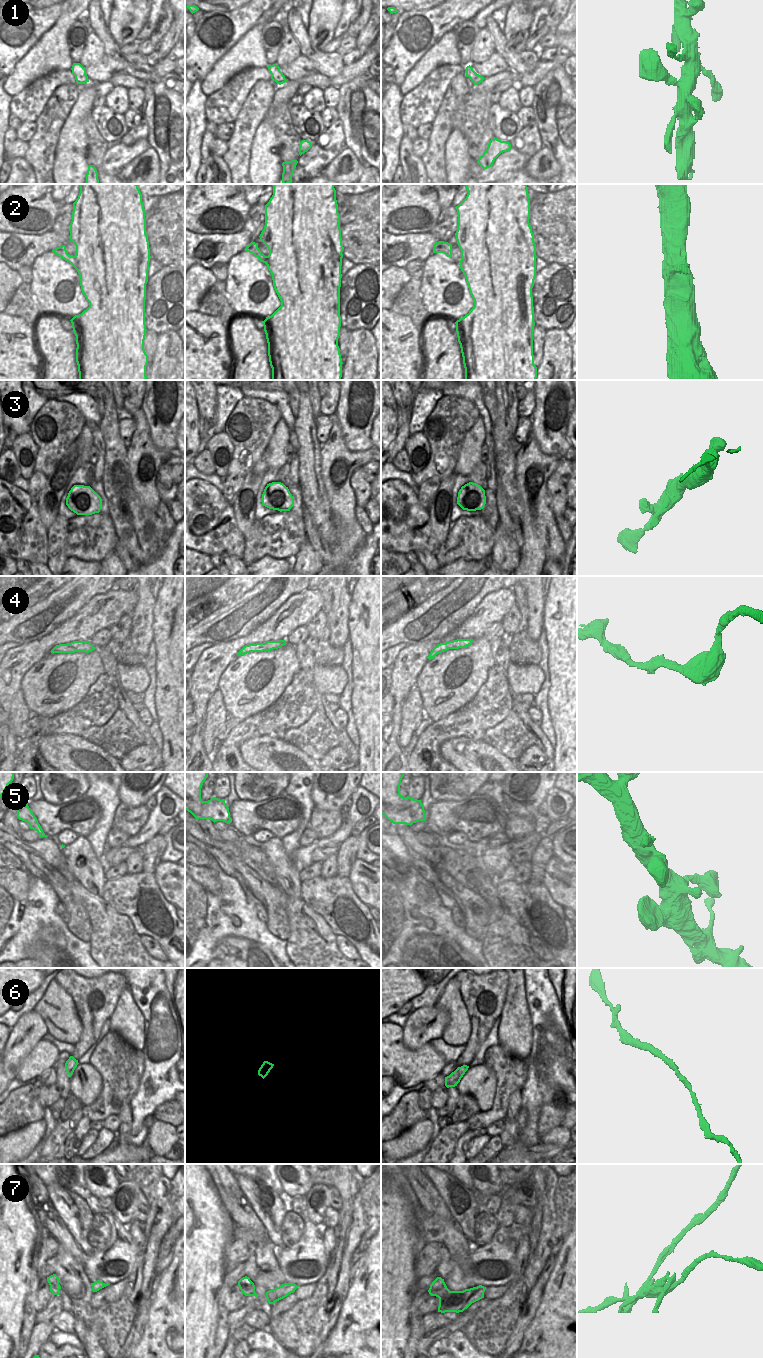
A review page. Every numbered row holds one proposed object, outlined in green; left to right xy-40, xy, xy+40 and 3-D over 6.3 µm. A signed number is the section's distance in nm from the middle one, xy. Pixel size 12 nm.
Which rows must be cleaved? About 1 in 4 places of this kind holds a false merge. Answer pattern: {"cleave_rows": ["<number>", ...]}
{"cleave_rows": ["7"]}

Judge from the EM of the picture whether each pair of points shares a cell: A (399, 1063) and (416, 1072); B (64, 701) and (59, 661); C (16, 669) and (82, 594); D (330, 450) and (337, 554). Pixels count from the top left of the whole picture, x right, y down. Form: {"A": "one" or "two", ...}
{"A": "one", "B": "one", "C": "two", "D": "one"}

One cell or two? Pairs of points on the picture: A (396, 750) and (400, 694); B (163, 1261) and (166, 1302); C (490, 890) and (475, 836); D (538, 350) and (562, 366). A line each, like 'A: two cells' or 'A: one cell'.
A: one cell
B: two cells
C: two cells
D: two cells

